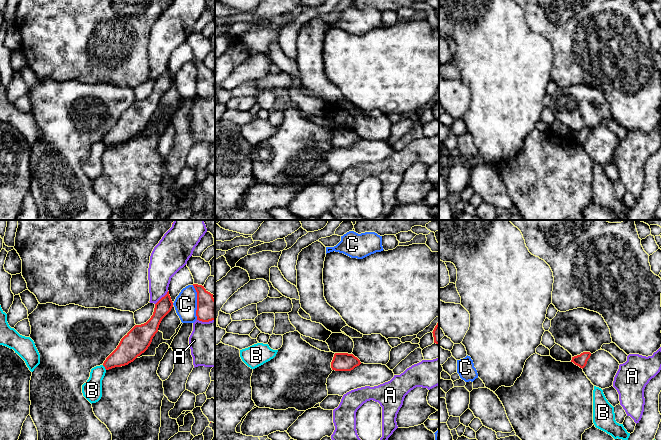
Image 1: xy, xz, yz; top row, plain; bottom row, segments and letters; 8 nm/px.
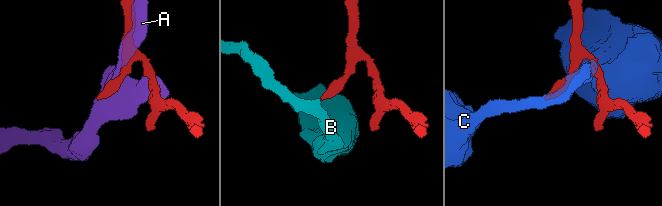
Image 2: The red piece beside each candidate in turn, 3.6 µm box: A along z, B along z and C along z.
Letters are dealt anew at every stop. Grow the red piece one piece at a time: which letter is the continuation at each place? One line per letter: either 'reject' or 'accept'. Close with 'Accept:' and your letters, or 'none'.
A: reject
B: reject
C: reject
Accept: none

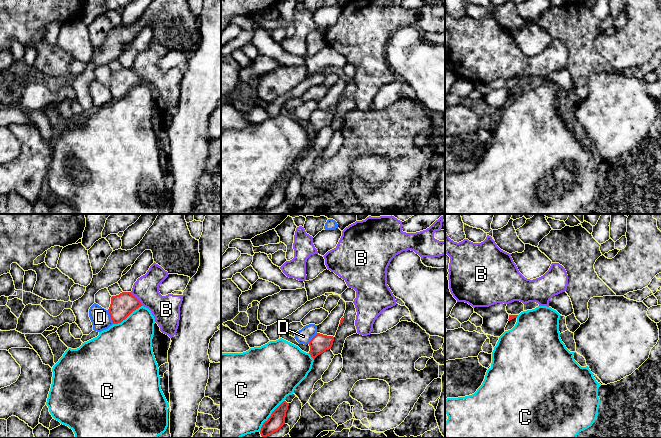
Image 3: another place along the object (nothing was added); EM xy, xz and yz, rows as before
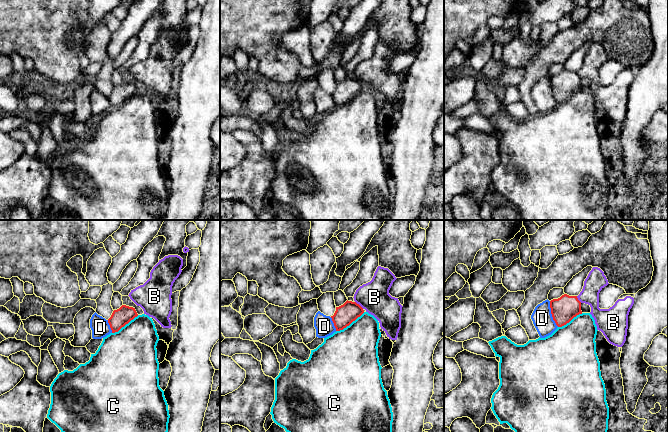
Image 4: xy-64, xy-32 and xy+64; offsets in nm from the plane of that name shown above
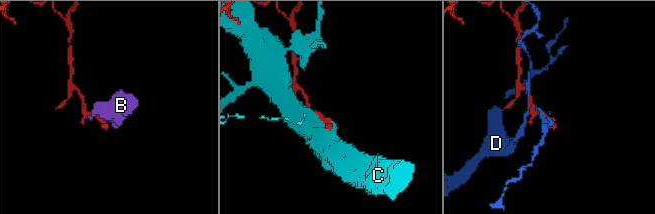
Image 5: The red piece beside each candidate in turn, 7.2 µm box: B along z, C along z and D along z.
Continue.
B: reject
C: reject
D: reject
Accept: none

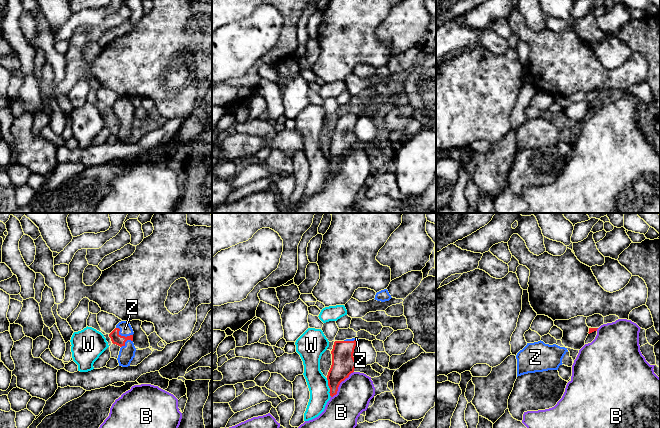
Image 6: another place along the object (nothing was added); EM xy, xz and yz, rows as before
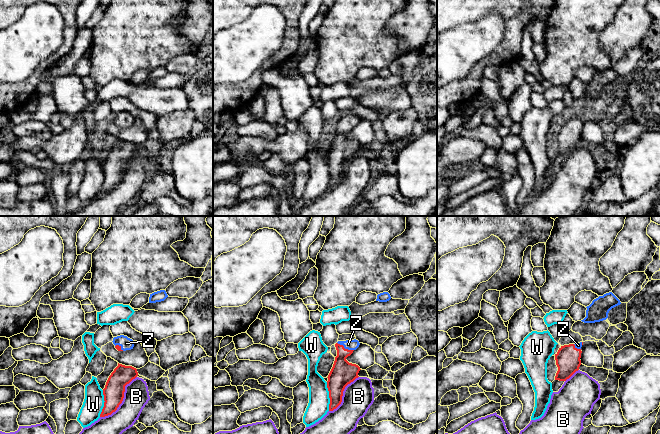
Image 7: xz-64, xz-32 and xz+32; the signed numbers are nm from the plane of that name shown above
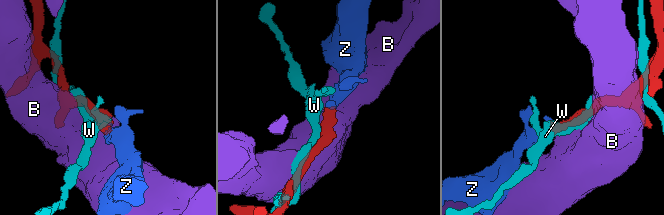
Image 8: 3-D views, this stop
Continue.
B: reject
W: reject
Z: accept
Accept: Z

